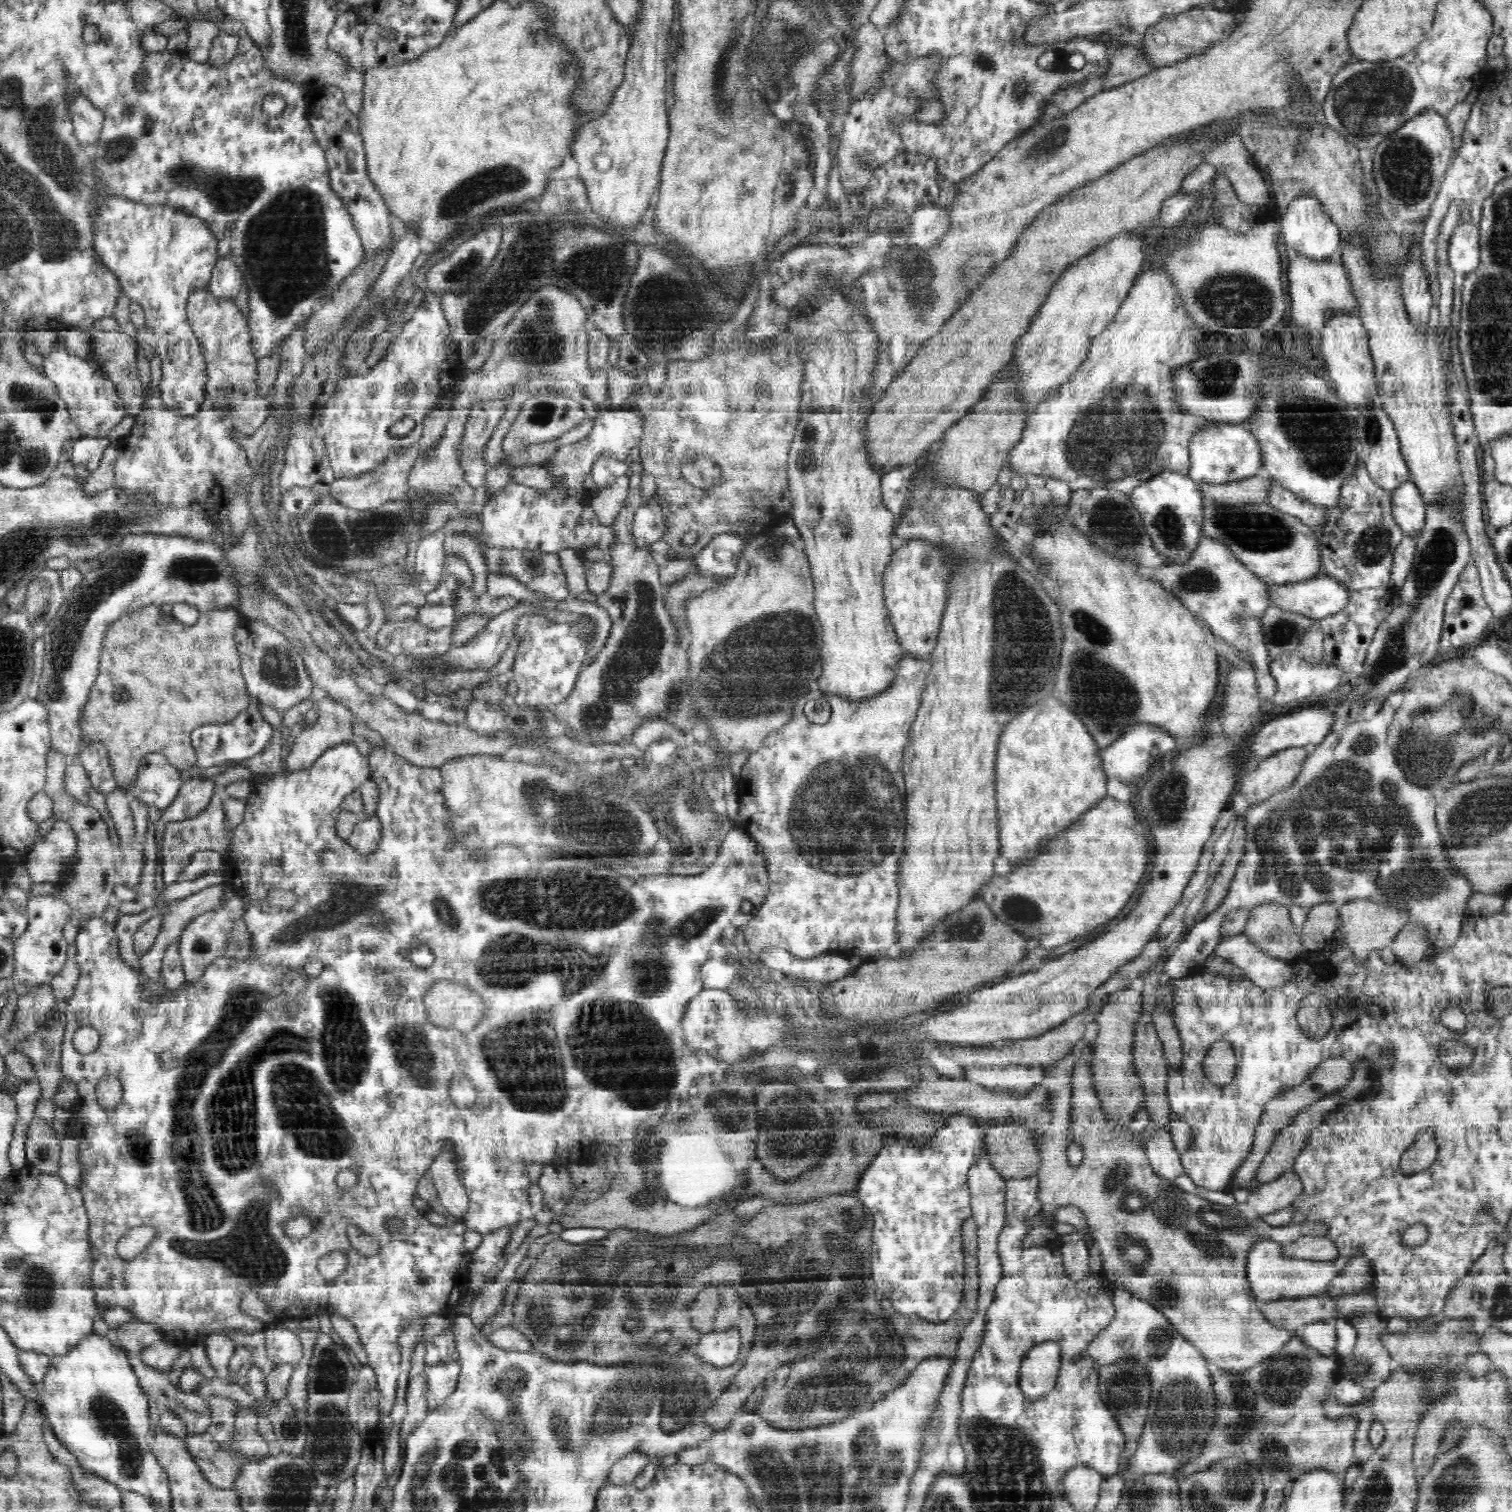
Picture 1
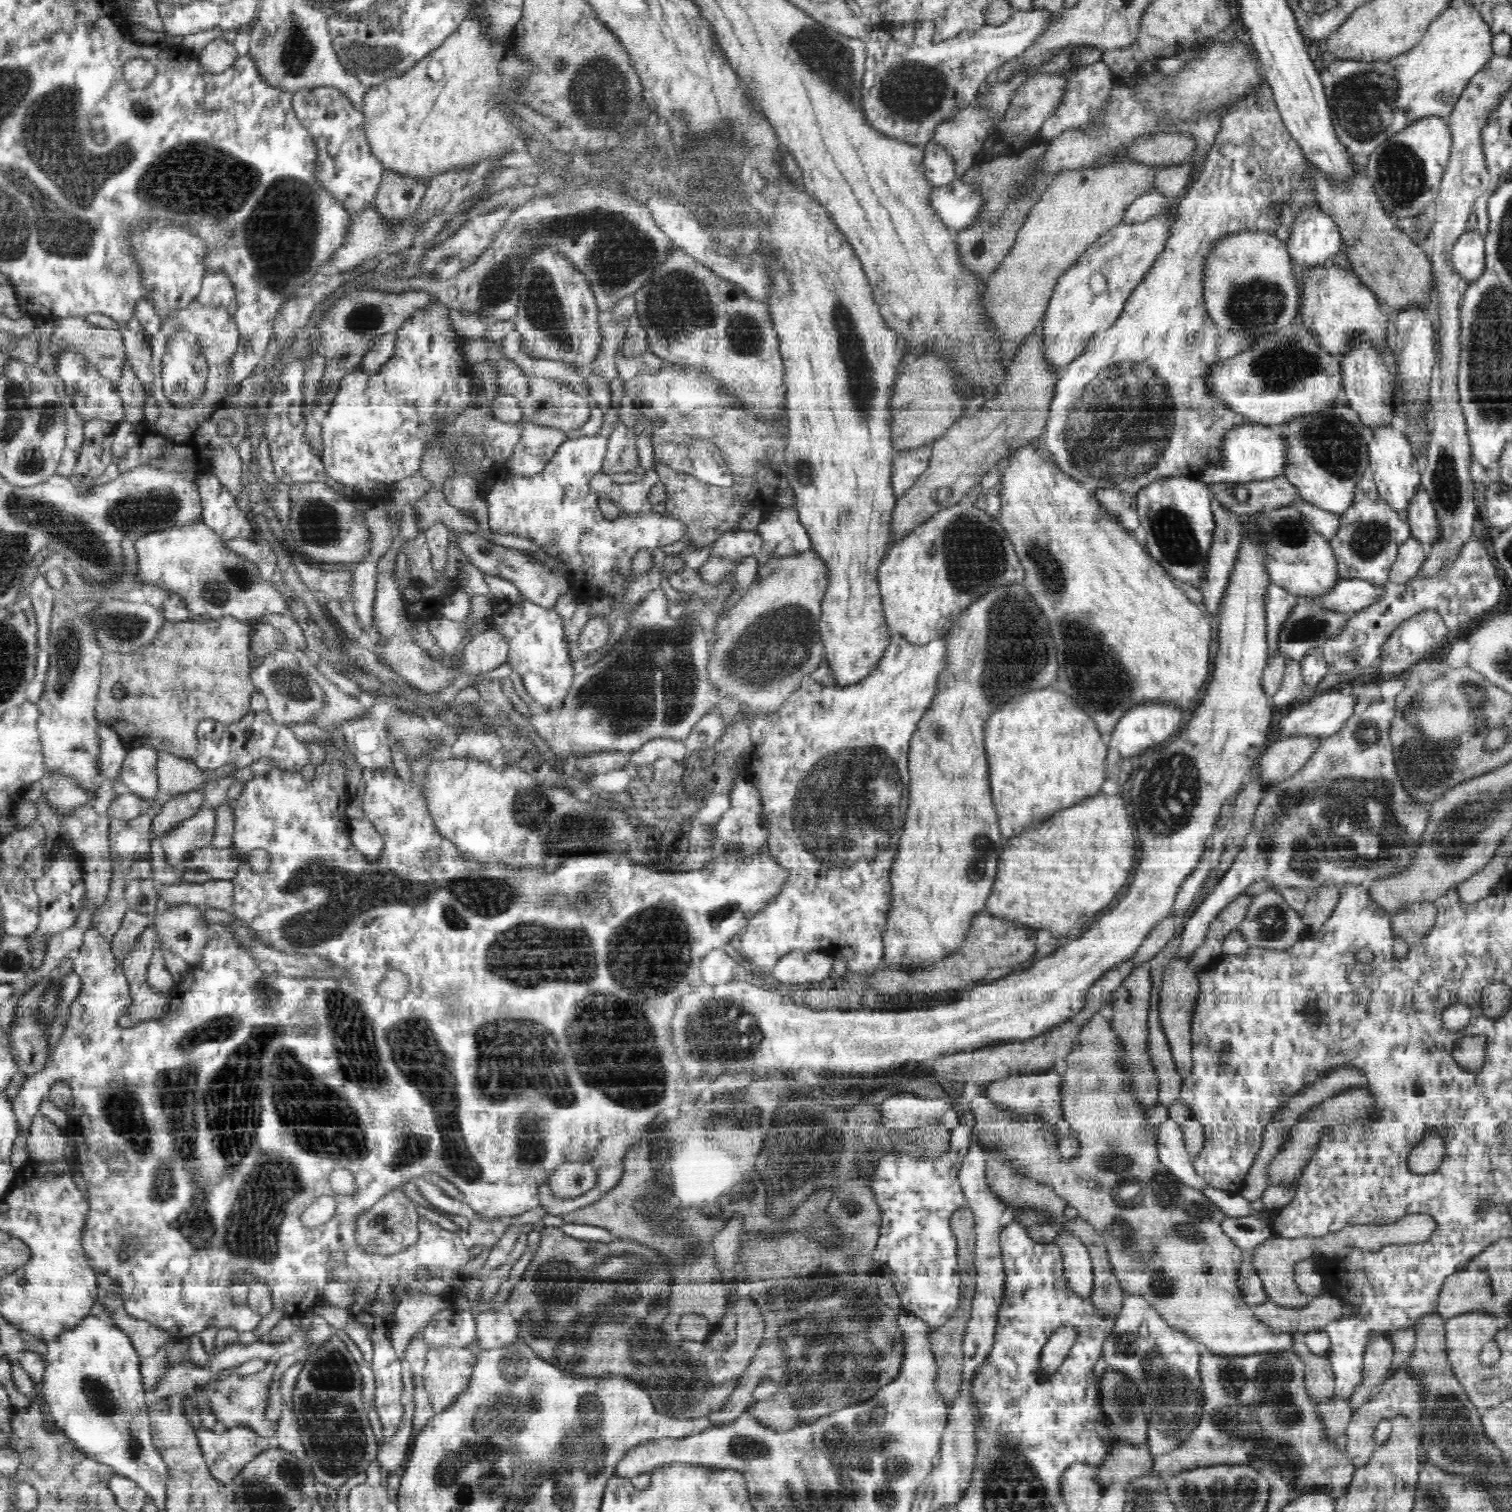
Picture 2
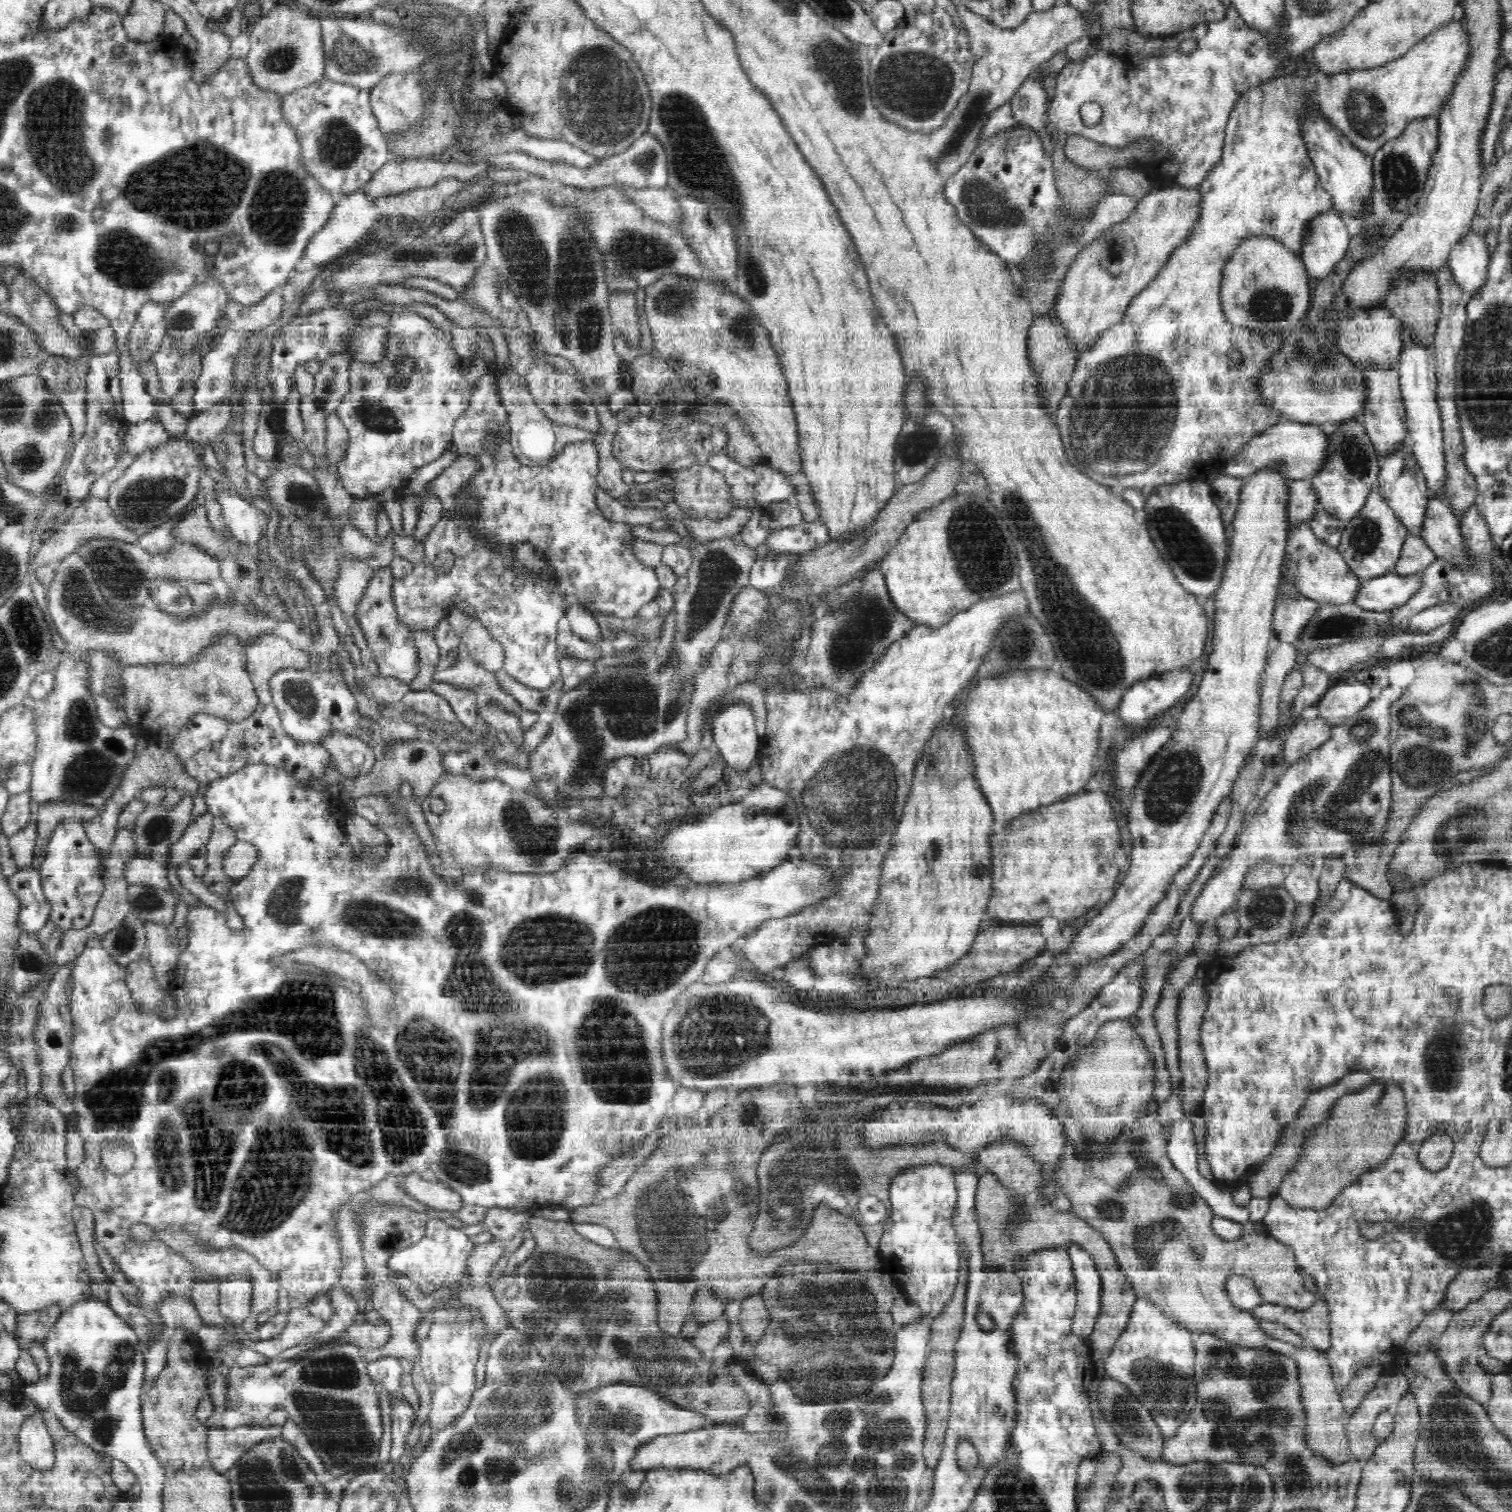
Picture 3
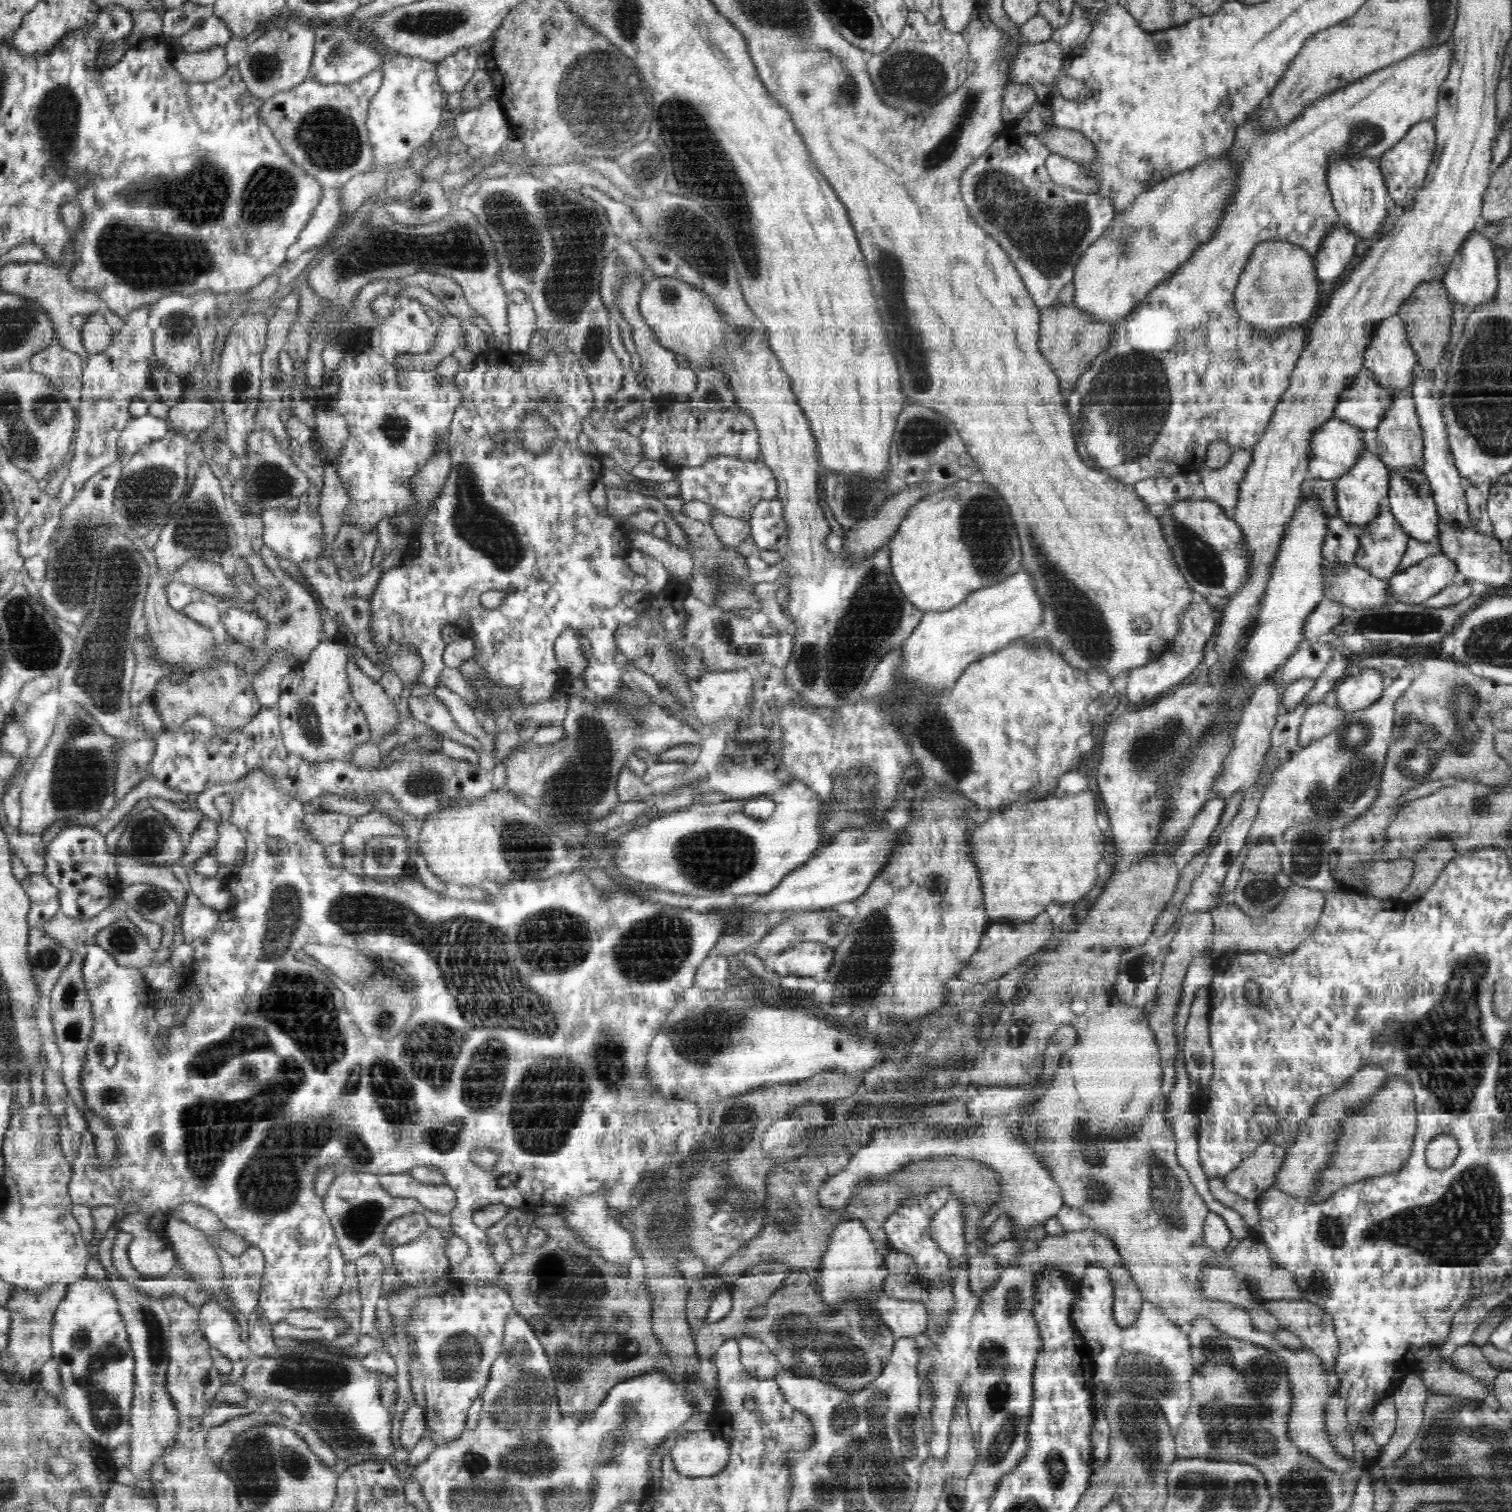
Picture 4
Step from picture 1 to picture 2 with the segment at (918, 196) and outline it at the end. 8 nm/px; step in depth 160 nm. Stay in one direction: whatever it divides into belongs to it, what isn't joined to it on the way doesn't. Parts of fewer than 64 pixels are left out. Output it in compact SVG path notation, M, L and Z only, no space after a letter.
M933 138L924 145L926 145L926 156L924 156L926 179L930 179L934 188L942 188L950 184L956 178L952 155Z

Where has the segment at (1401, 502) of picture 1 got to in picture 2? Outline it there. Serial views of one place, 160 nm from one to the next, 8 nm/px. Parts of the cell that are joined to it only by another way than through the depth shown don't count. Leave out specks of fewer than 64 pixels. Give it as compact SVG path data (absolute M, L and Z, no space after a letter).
M1420 487L1403 513L1411 536L1429 546L1439 537L1439 522L1430 496Z

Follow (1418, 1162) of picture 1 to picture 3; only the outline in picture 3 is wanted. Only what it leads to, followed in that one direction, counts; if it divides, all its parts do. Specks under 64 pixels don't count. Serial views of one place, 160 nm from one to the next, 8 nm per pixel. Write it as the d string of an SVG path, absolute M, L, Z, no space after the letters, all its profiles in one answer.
M1433 1134L1419 1148L1419 1161L1425 1169L1432 1172L1443 1169L1451 1159L1454 1143L1452 1138L1444 1134Z

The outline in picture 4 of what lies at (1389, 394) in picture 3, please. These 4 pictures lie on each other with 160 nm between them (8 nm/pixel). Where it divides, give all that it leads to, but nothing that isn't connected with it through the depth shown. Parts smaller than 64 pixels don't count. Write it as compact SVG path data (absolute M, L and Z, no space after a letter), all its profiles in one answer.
M1396 390L1394 404L1386 412L1383 422L1376 428L1376 450L1380 461L1389 467L1390 472L1421 471L1424 468L1424 436L1414 399L1410 390Z

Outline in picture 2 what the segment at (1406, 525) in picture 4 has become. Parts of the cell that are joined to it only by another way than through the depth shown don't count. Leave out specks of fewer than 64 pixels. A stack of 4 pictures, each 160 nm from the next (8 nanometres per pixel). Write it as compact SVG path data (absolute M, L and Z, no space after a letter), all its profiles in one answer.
M1391 426L1380 431L1370 429L1368 455L1371 464L1369 475L1378 488L1380 497L1402 515L1410 504L1410 500L1416 496L1416 490L1421 487L1422 472L1420 473L1418 468L1413 448L1407 436L1396 432Z

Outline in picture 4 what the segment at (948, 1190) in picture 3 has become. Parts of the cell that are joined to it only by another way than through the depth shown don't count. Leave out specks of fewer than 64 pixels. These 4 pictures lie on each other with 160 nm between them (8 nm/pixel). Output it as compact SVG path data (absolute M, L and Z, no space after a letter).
M939 1189L934 1193L926 1194L926 1196L906 1200L898 1210L887 1218L887 1223L884 1224L884 1230L887 1232L888 1240L891 1241L892 1248L912 1256L914 1262L916 1262L916 1275L927 1288L930 1287L933 1280L944 1277L950 1268L951 1256L944 1253L936 1244L936 1240L930 1237L932 1236L930 1220L951 1199L949 1193L948 1189Z

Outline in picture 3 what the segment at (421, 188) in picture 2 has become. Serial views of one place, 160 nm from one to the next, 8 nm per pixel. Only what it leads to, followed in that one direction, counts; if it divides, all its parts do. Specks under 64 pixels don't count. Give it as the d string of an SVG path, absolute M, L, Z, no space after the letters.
M455 156L444 159L427 158L427 159L406 159L403 162L390 160L388 161L372 178L370 182L360 188L360 192L368 197L380 198L385 196L398 196L406 190L416 190L416 188L430 188L443 178L456 177L461 181L468 181L480 172L477 165L468 166L460 162Z

